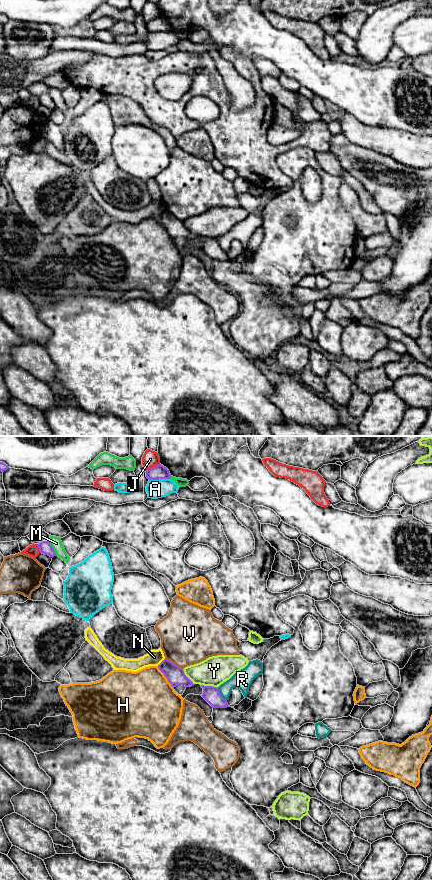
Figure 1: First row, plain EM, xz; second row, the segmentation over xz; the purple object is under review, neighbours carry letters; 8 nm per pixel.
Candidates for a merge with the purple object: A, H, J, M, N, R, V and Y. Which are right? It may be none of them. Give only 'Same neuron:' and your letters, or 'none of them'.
Same neuron: none of them

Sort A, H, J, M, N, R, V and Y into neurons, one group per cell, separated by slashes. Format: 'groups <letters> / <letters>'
groups A / H / J R / M / N / V / Y

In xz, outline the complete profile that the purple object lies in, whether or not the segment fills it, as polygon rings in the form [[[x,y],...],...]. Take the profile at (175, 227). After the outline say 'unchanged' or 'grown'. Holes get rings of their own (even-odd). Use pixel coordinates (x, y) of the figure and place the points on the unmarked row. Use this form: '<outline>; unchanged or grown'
[[[164,211],[159,217],[159,222],[167,230],[168,234],[174,240],[178,237],[189,239],[193,234],[185,227],[184,222],[171,213]]]; unchanged

